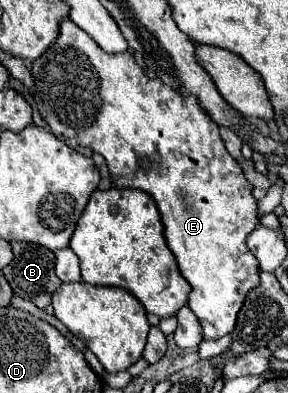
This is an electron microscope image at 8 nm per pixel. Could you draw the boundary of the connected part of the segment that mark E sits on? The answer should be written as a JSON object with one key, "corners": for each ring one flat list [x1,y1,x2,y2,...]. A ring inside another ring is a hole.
{"corners":[[62,18,54,44,34,60,32,76,32,96,52,132,100,152,106,158,116,188,138,188,156,200,166,244,182,276,192,286,188,306,198,316,204,338,230,334,248,290,258,286,258,260,246,246,246,236,258,226,256,198,240,164,228,154,218,126,202,110,196,96,182,96,158,78,148,78,136,60,132,60,130,52,104,52,82,28,74,26,70,18]]}

